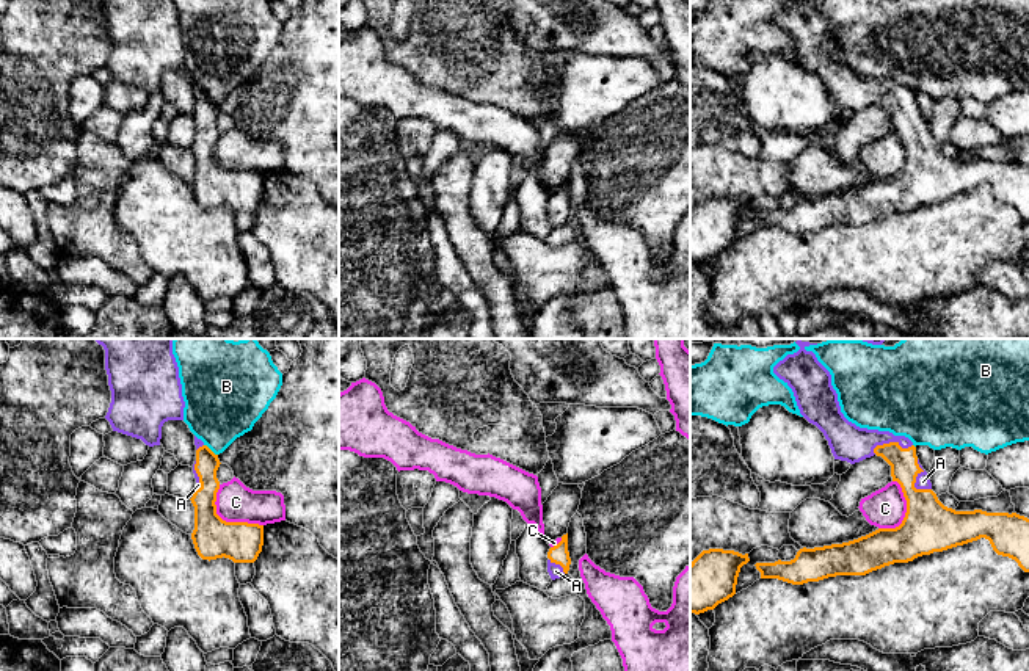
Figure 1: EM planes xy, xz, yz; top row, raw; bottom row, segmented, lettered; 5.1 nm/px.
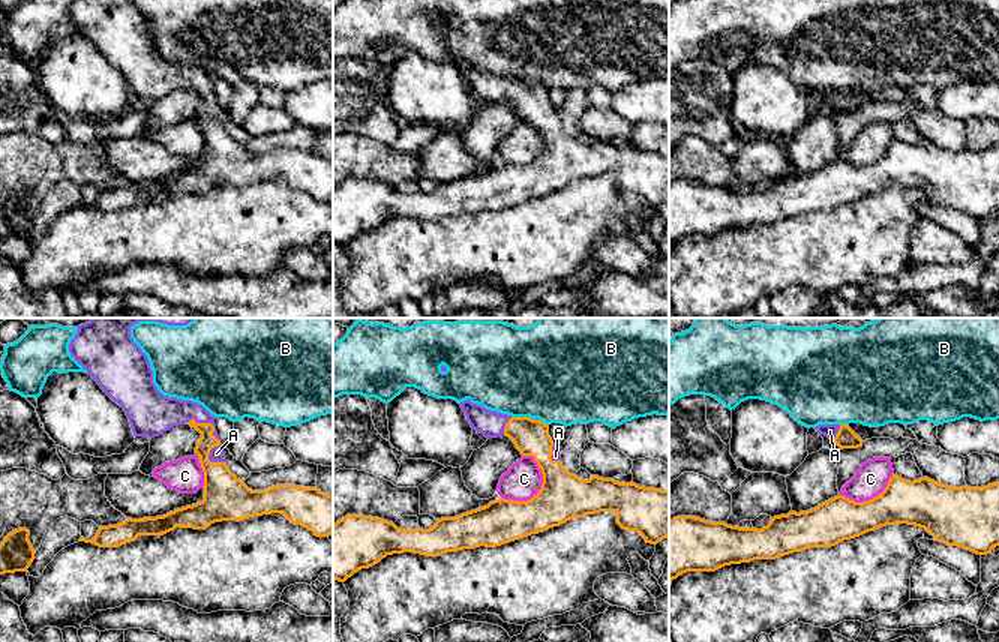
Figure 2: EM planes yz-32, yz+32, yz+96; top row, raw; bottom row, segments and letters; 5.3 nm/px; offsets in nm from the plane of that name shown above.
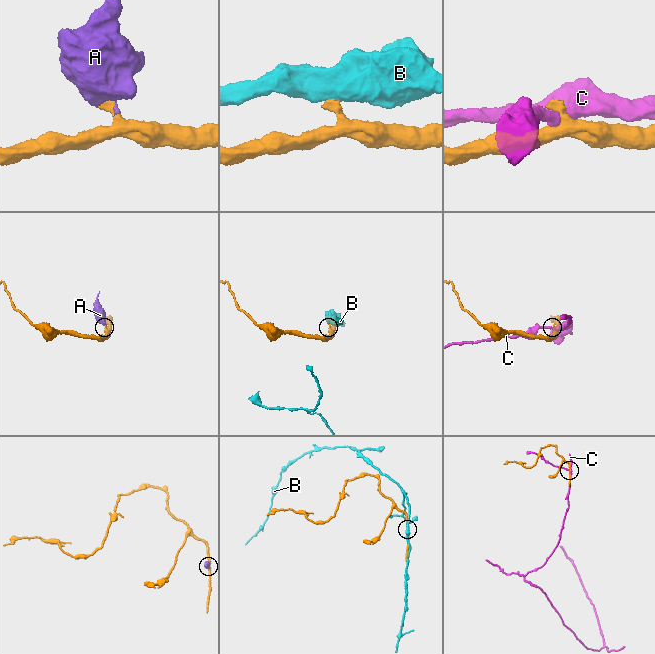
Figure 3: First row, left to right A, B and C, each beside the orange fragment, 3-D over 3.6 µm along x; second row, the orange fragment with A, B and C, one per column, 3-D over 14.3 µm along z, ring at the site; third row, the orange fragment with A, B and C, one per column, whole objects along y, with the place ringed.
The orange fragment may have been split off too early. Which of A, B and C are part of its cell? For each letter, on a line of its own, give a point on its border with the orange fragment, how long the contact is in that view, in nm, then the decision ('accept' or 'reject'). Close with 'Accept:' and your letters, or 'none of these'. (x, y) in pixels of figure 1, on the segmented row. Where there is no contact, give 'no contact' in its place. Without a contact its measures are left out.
A: yz (915, 482) | 180 nm | accept
B: xy (209, 449) | 90 nm | reject
C: xy (225, 521) | 320 nm | reject
Accept: A

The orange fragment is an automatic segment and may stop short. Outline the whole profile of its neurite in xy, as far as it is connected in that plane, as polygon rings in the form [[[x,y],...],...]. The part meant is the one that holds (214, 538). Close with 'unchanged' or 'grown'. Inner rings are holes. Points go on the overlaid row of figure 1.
[[[195,436],[196,461],[193,473],[196,489],[190,499],[195,506],[195,530],[191,539],[202,560],[229,558],[234,563],[254,563],[264,546],[264,525],[248,522],[226,522],[216,514],[216,492],[220,467],[215,455]]] | grown

